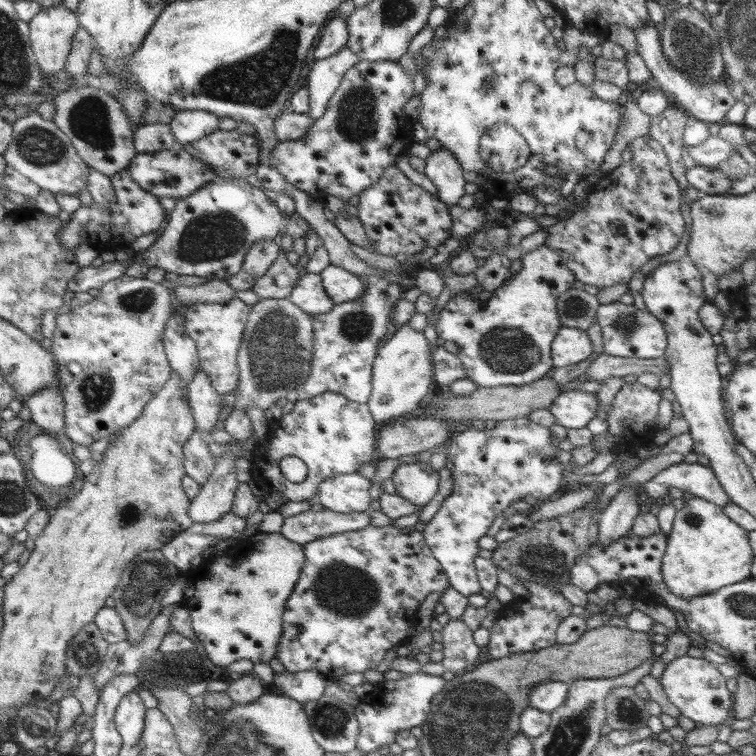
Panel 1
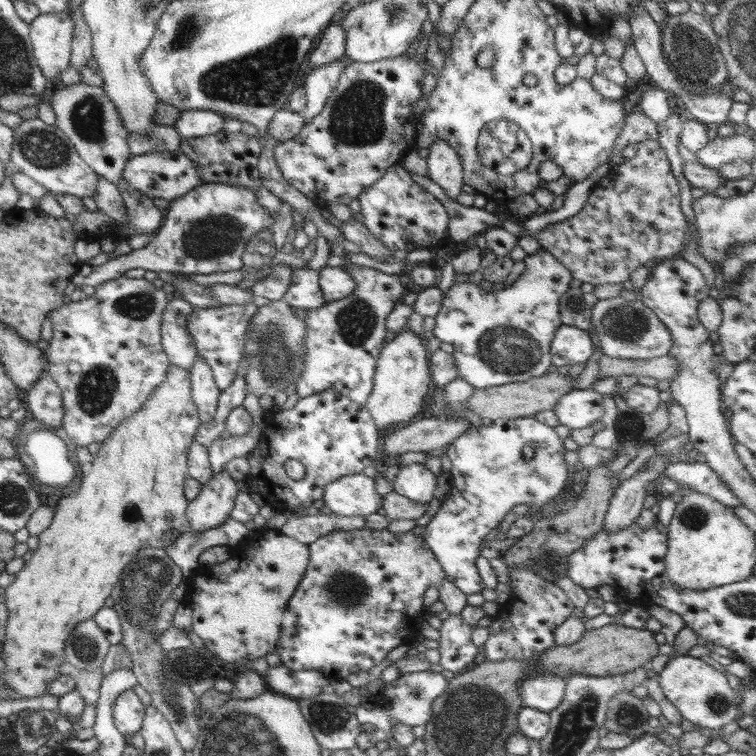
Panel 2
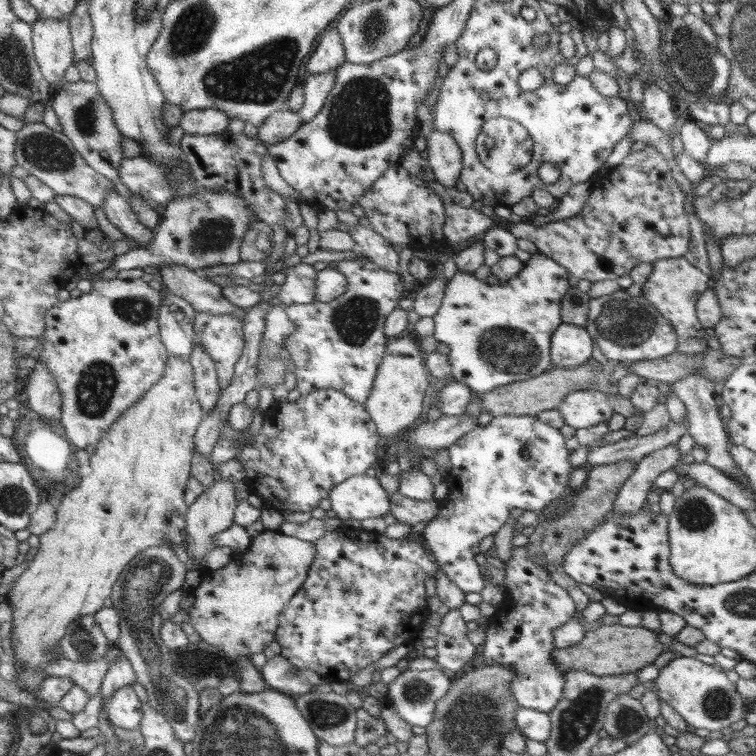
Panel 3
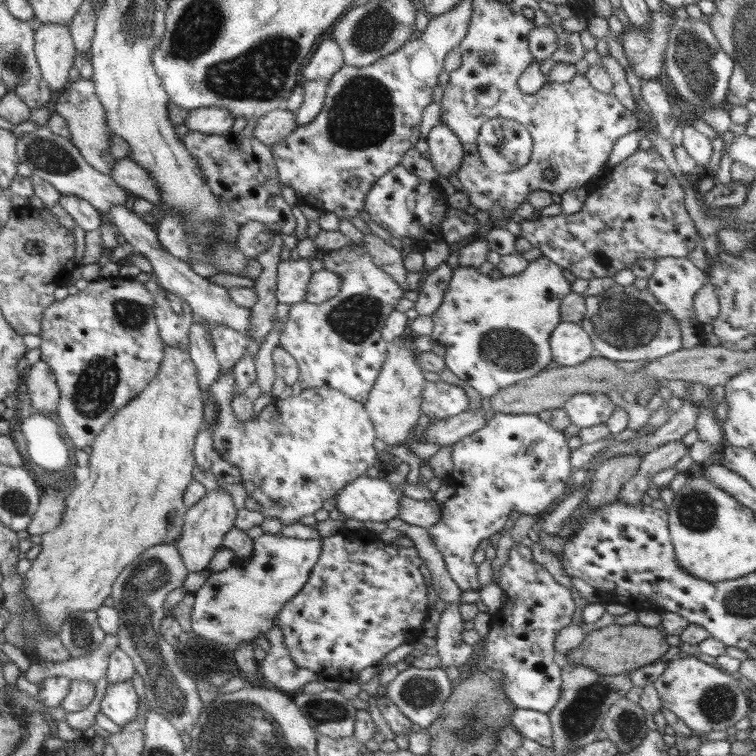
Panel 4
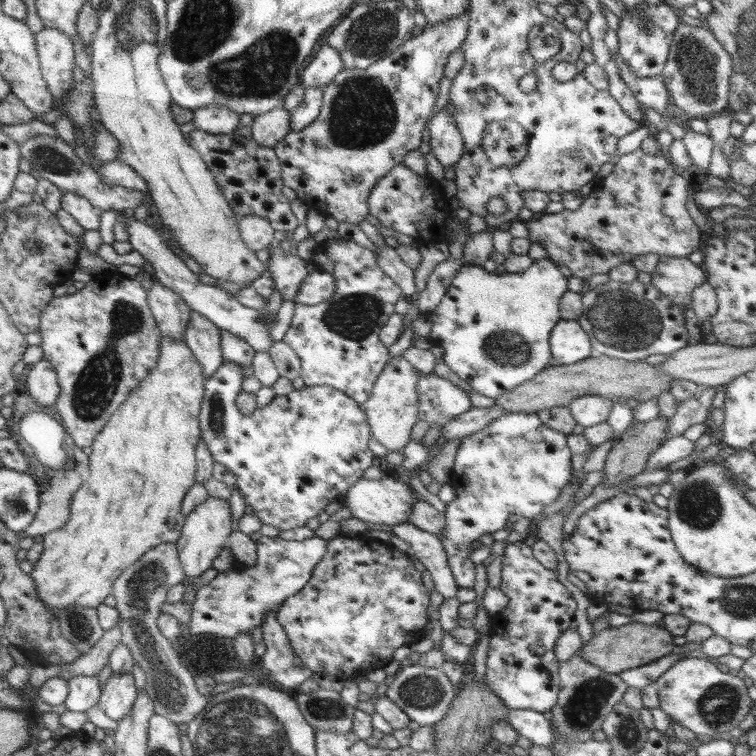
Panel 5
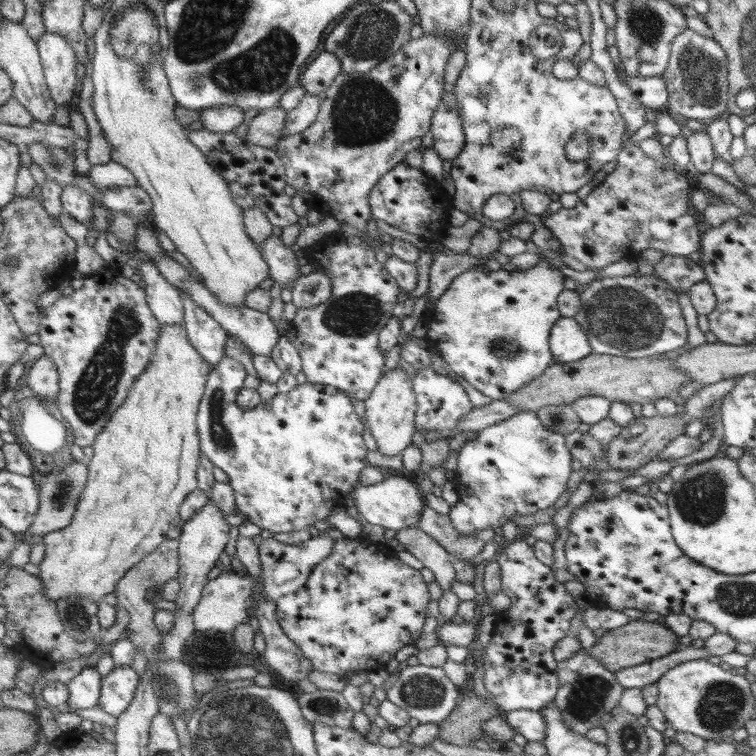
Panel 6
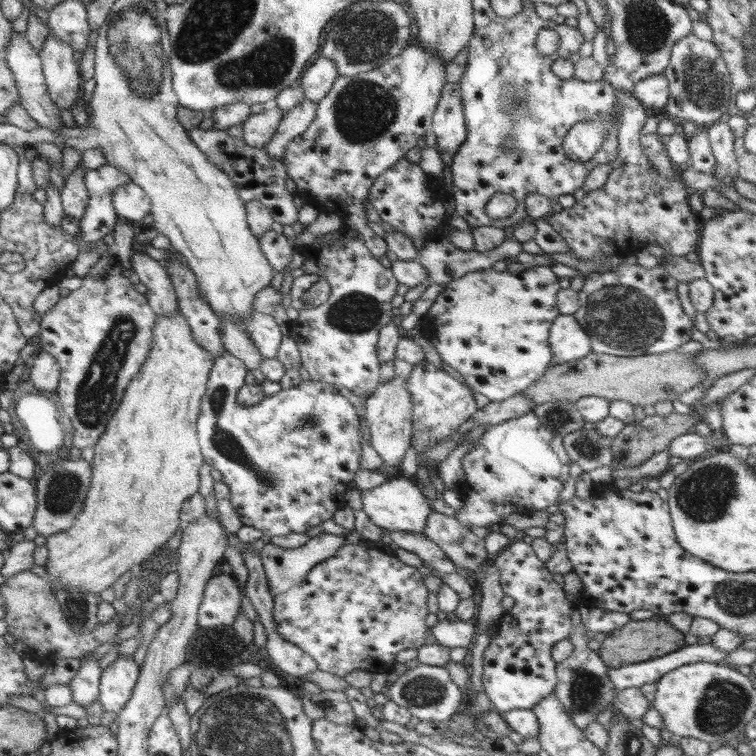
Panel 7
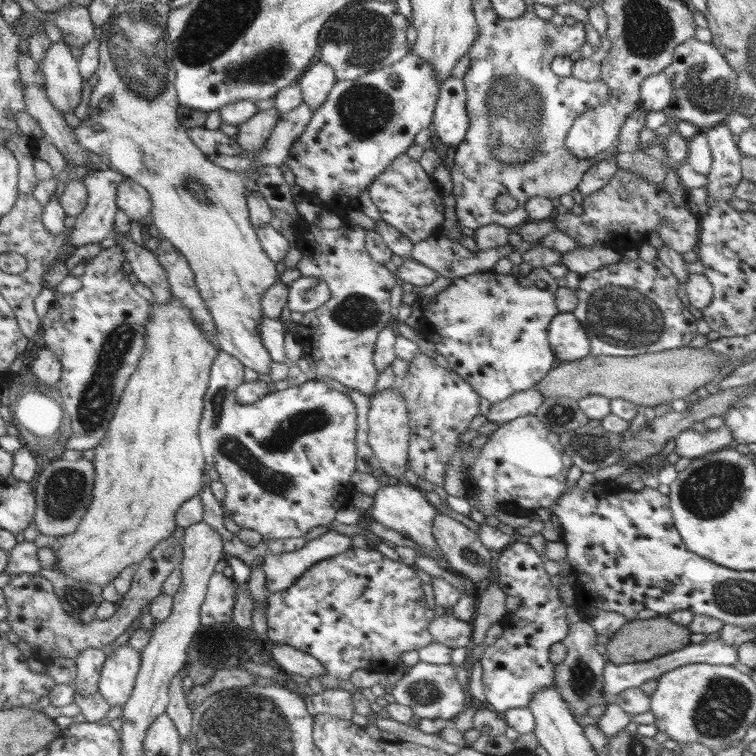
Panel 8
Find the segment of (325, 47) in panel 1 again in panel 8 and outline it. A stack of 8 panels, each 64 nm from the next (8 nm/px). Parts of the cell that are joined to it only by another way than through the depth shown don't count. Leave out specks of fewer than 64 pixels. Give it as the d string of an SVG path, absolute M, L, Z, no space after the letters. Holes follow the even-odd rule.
M324 61L316 62L303 72L297 82L301 88L303 102L316 110L326 100L336 81L336 75L330 65Z

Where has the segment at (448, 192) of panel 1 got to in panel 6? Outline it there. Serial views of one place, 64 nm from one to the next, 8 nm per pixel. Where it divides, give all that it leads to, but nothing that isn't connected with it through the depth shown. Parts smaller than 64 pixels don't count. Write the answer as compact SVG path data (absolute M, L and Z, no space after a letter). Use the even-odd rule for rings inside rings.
M454 90L443 92L443 100L434 111L429 132L434 137L431 148L443 161L450 162L462 152L465 144L464 128L460 120Z

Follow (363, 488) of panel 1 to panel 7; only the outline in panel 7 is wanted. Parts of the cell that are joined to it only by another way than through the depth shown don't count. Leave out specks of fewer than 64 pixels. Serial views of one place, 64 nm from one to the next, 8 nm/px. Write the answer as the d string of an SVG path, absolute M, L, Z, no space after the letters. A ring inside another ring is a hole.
M402 474L387 477L387 480L372 489L361 490L362 510L370 522L386 531L406 531L424 535L425 522L433 510L430 501L422 495L422 488Z

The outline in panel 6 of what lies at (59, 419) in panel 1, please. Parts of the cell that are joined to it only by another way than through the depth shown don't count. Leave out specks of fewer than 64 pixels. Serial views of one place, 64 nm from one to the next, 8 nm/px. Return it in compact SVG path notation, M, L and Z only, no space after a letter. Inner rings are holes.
M43 354L28 372L26 384L40 400L55 401L59 392L59 375L56 366Z

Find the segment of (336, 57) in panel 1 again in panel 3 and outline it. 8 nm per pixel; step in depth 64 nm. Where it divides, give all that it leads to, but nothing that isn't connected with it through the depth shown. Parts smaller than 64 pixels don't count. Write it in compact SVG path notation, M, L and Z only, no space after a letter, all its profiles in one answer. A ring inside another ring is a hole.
M336 69L320 73L312 73L303 85L305 94L305 104L297 112L302 117L303 123L309 123L324 107L334 88L334 76Z

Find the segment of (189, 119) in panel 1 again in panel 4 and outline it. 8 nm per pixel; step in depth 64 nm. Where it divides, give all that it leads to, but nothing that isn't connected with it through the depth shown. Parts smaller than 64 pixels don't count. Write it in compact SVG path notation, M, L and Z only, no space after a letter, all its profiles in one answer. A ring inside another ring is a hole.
M192 109L184 124L188 130L211 135L231 135L234 116L226 109Z

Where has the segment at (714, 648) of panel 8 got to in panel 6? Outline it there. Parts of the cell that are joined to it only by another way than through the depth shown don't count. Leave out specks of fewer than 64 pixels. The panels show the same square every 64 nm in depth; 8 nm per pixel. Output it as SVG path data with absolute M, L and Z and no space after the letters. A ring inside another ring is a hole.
M692 645L680 647L660 658L620 669L614 675L620 684L624 685L624 688L642 689L644 686L655 684L666 671L678 666L678 663L688 662L692 659L706 659L707 656L710 656L710 652L703 647L696 648Z

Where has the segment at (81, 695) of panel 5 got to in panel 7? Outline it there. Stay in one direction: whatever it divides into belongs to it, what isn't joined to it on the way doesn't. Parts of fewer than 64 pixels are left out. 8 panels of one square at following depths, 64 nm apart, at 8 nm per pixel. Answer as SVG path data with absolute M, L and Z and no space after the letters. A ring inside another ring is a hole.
M93 654L80 658L82 666L76 676L67 685L72 690L74 702L78 706L88 706L99 700L99 684L101 681L100 660L94 659Z

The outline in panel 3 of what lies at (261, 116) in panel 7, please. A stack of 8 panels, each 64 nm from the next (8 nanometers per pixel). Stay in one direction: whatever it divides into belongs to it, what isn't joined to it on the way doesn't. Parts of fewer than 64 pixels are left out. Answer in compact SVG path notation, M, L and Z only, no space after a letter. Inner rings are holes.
M277 110L264 120L262 126L258 126L258 138L266 145L286 140L302 123L302 117L297 112Z

